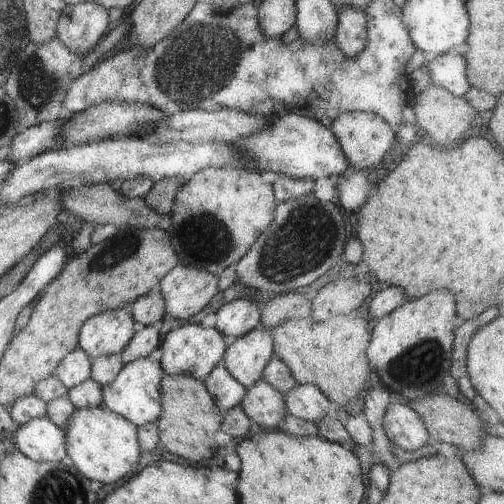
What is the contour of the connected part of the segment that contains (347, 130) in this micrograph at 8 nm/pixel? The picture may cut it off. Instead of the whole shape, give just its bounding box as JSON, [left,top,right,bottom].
[330,111,396,169]

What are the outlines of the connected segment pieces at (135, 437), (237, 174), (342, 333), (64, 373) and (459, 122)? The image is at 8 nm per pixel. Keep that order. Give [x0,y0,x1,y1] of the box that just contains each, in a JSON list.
[[64,406,159,484],[143,165,277,276],[270,313,372,407],[53,346,93,390],[413,83,478,148]]

